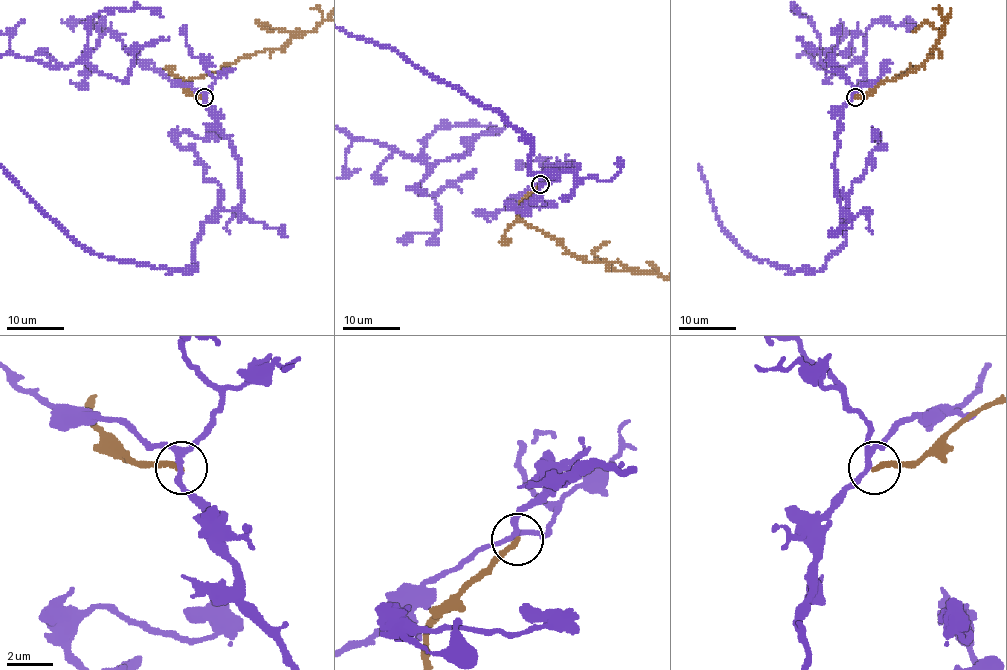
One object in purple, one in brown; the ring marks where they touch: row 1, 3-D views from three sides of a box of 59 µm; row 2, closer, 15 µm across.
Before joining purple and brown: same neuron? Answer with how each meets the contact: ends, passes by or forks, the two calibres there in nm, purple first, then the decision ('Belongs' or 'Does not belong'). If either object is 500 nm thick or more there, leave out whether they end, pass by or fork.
At the ring purple forks. At the ring brown ends. Thickness 200 nm (purple) against 220 nm. Does not belong

